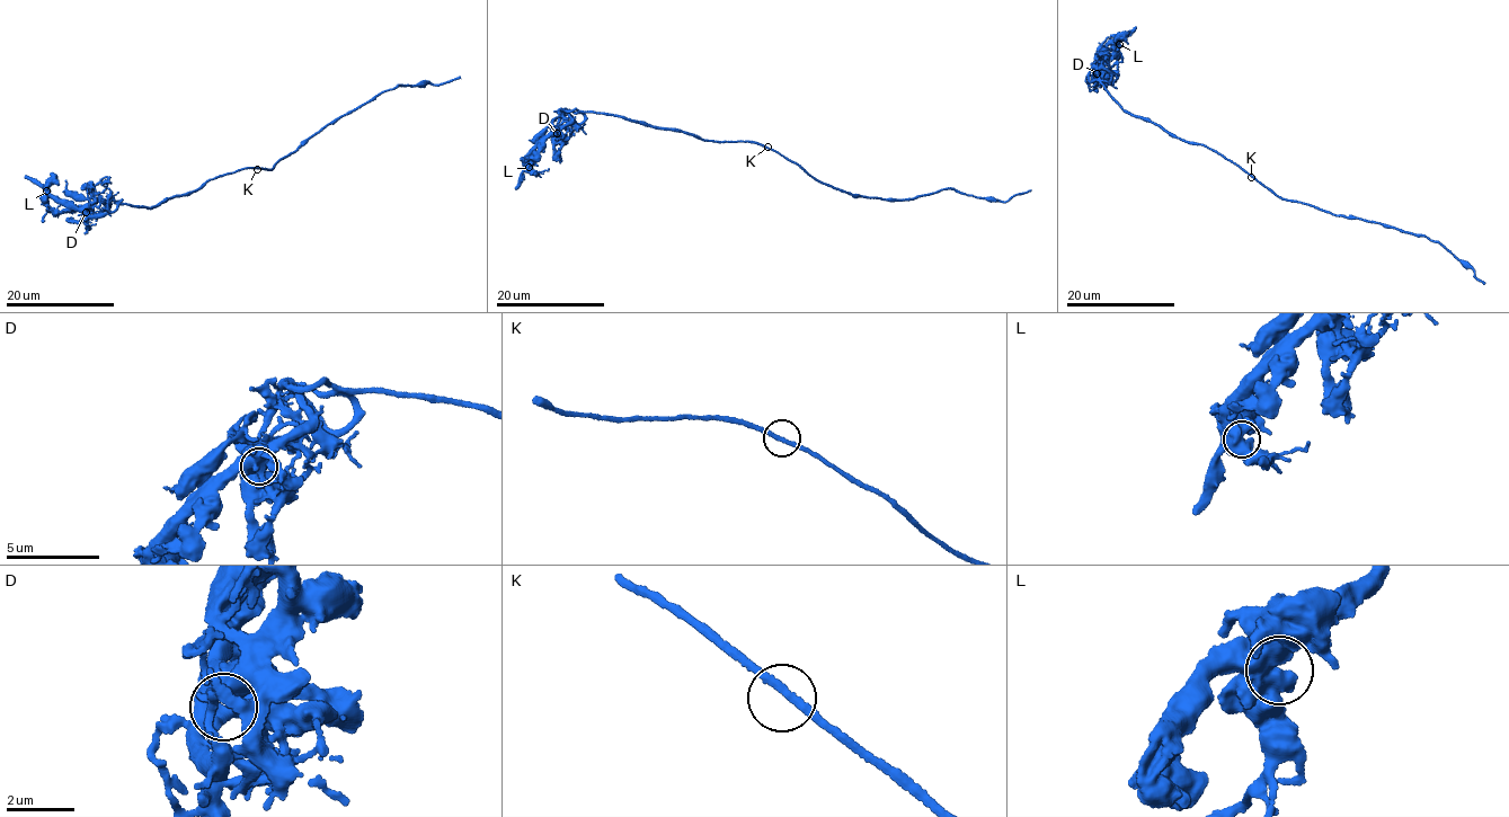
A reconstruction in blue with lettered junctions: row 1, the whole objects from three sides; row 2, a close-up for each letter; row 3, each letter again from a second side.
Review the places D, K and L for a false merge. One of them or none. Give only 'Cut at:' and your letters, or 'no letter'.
Cut at: no letter

